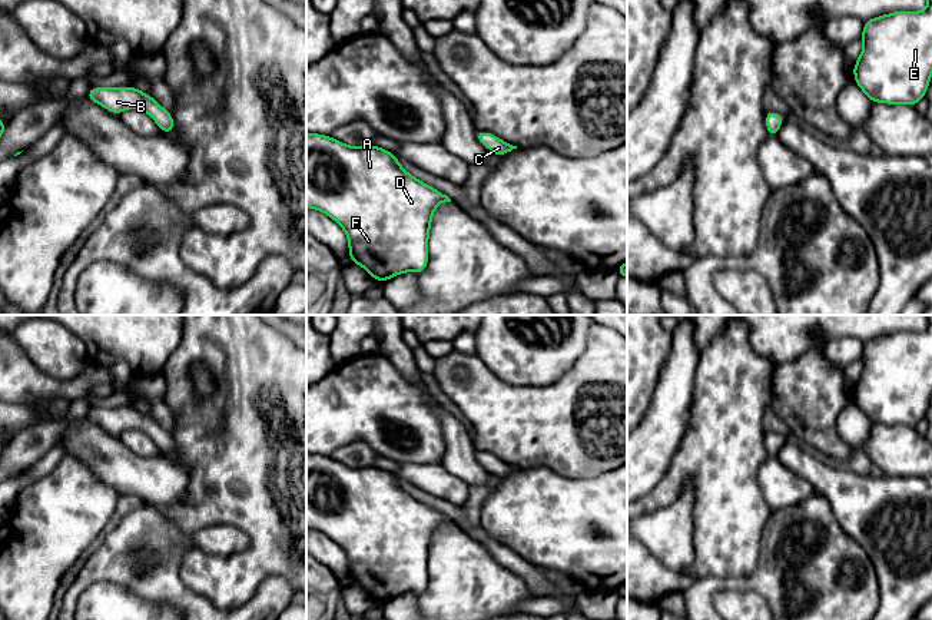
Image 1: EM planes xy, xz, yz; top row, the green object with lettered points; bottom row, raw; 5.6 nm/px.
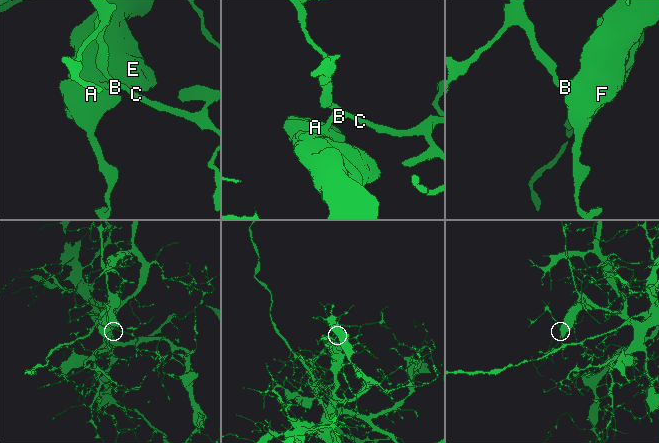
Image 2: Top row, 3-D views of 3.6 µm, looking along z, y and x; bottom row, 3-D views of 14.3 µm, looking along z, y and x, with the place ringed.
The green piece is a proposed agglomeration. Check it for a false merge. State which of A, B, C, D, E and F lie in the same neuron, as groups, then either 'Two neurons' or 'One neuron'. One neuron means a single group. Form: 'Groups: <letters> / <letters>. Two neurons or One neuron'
Groups: A B C D E F. One neuron

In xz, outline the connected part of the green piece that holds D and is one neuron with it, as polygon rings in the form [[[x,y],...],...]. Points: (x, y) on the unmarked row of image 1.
[[[306,454],[306,528],[334,540],[348,557],[348,580],[362,587],[377,603],[404,593],[421,594],[428,587],[428,560],[434,531],[451,520],[408,494],[395,474],[369,467],[348,467],[332,457]]]

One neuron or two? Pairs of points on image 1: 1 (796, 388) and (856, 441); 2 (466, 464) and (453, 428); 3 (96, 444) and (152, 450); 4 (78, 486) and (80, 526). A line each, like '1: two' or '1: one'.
1: two
2: one
3: two
4: one

